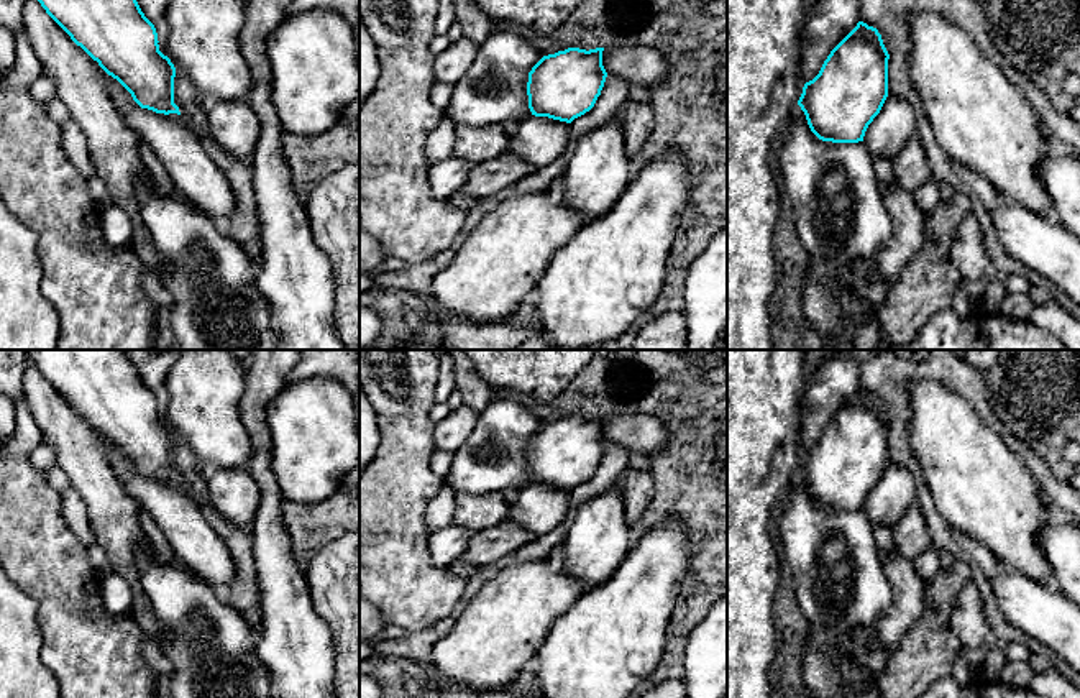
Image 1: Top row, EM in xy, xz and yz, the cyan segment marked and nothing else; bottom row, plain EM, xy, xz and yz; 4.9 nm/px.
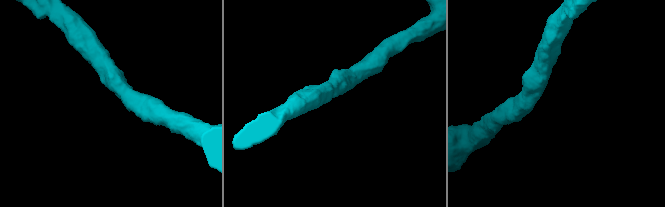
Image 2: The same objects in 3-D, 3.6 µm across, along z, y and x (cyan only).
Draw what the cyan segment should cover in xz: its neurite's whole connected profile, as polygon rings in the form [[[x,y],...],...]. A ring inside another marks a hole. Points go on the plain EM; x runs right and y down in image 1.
[[[568,416],[543,424],[529,440],[527,463],[532,483],[509,504],[507,521],[548,534],[570,511],[570,491],[589,480],[604,455],[604,416]]]

